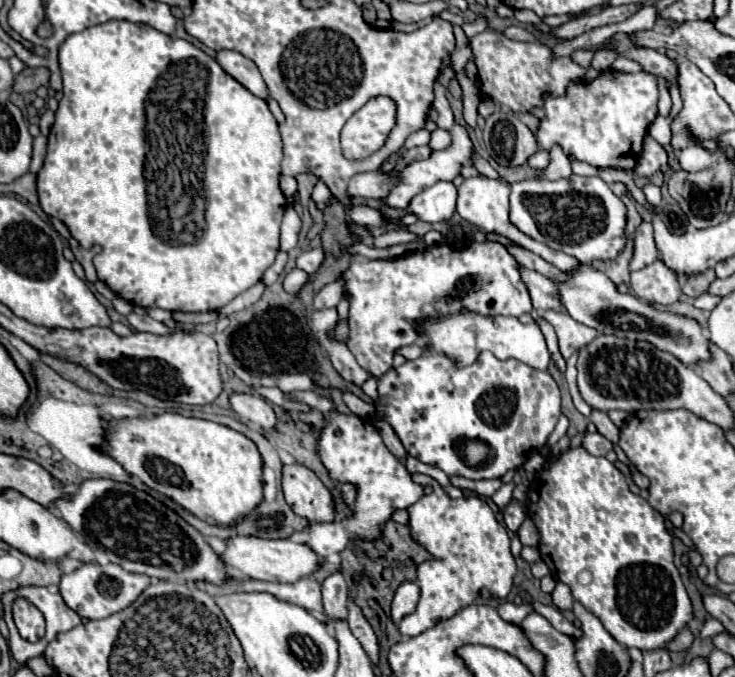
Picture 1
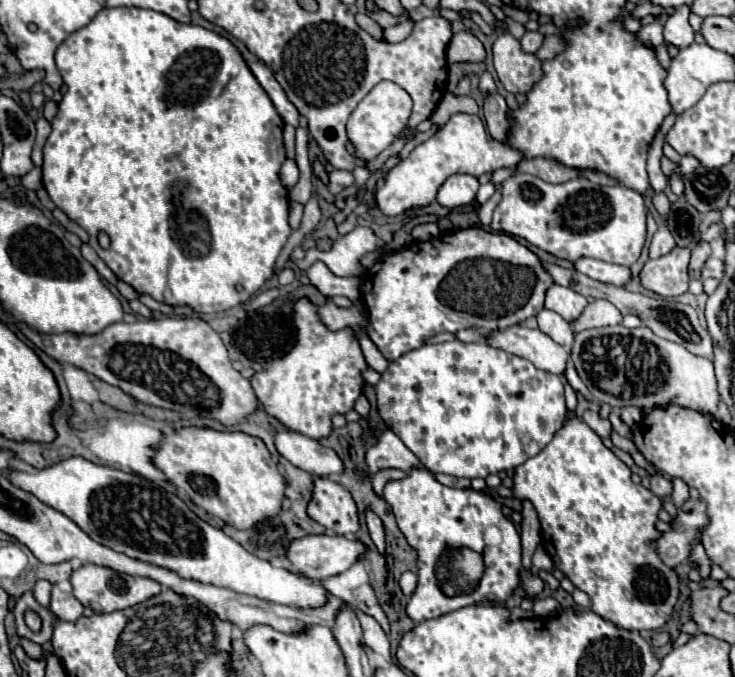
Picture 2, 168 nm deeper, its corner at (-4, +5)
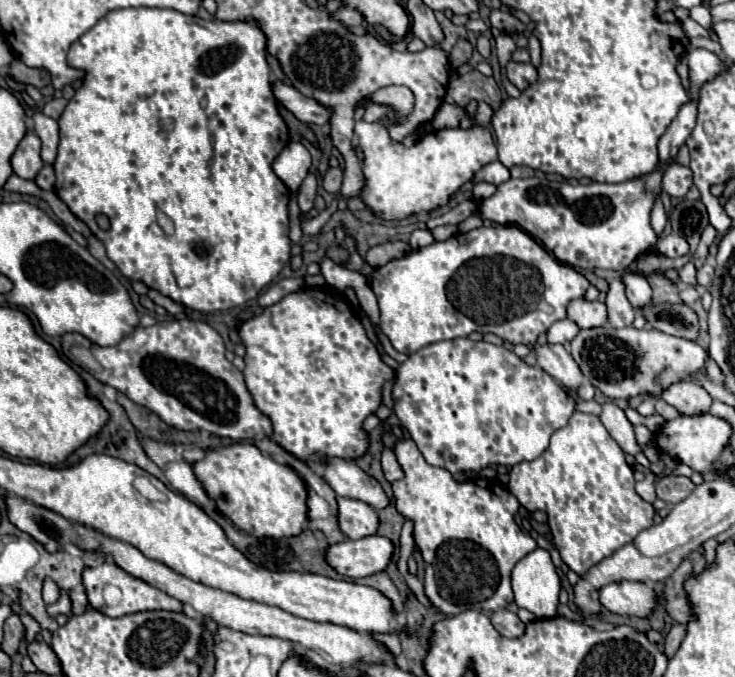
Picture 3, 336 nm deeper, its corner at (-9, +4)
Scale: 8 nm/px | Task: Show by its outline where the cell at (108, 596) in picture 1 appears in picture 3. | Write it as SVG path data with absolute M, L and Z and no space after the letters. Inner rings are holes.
M104 561L96 567L86 567L82 573L82 579L84 579L84 587L88 593L90 605L108 617L124 617L124 615L140 613L140 611L174 611L174 613L180 613L184 609L184 605L178 599L166 595L164 591L148 585L146 581L142 581L138 577L132 577L130 573L122 571L116 563Z

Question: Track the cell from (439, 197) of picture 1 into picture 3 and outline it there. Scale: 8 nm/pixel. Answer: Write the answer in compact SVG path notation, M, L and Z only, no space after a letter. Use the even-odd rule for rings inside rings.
M494 161L494 163L486 165L486 167L482 167L482 169L474 175L474 183L478 183L478 181L488 181L488 183L492 183L492 185L500 185L500 183L504 183L504 181L508 181L508 179L510 179L510 171L508 171L500 161Z

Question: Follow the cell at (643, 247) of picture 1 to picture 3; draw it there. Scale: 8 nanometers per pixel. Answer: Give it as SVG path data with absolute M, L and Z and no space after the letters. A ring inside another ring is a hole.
M668 235L668 237L658 239L656 249L666 257L680 257L680 255L688 253L688 243L680 235Z

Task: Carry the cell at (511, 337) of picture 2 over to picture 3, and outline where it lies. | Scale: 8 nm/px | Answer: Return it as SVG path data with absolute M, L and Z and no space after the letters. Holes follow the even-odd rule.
M548 343L544 347L536 347L536 359L538 359L538 365L556 381L560 381L566 389L576 391L582 385L584 375L580 367L562 345Z

